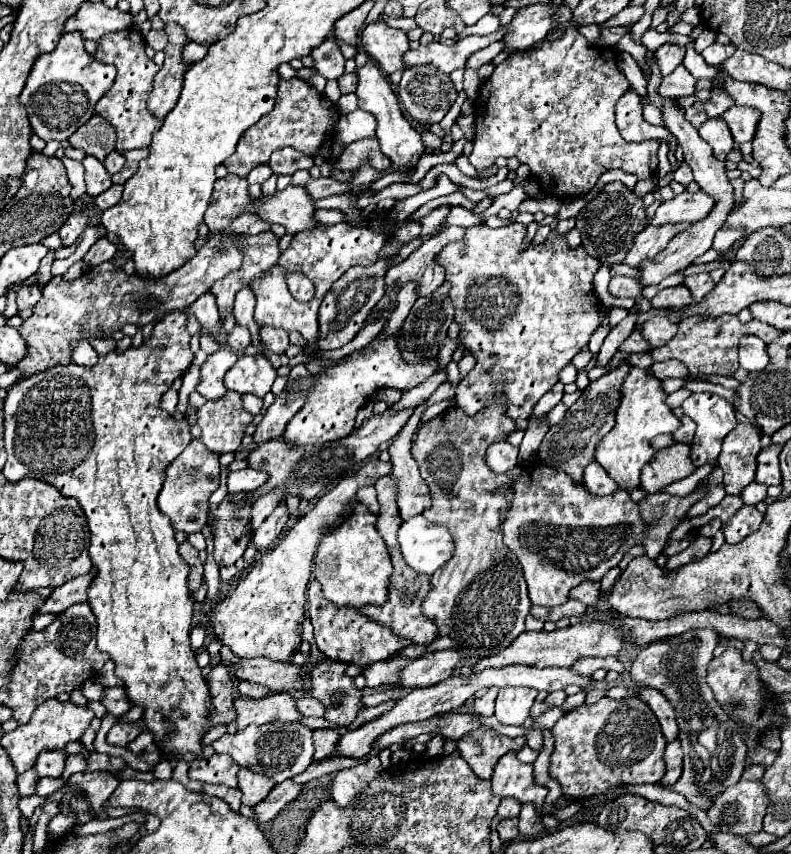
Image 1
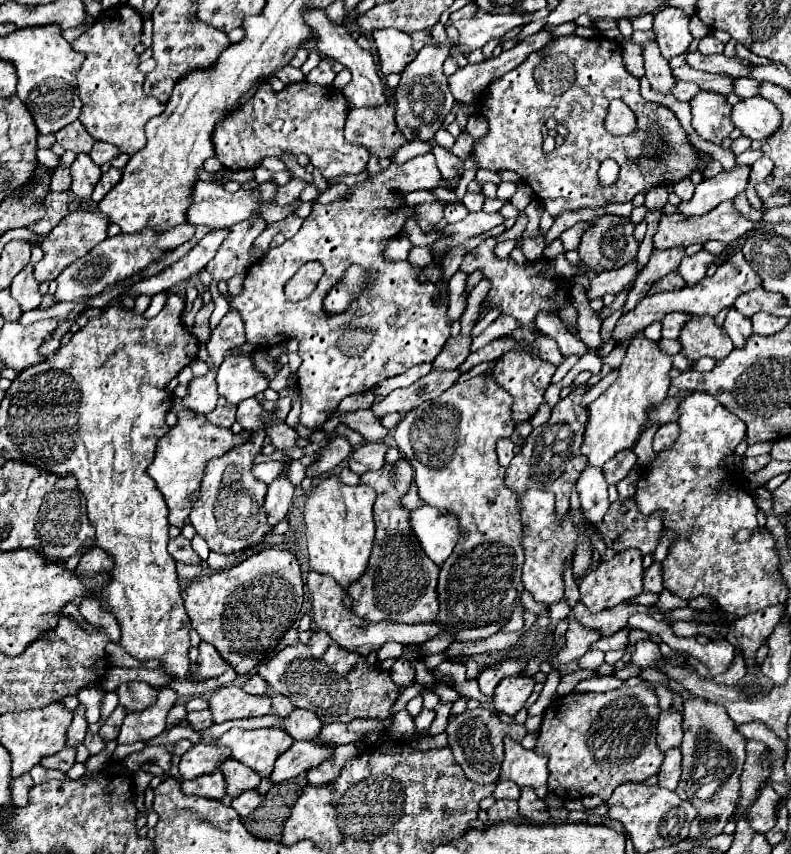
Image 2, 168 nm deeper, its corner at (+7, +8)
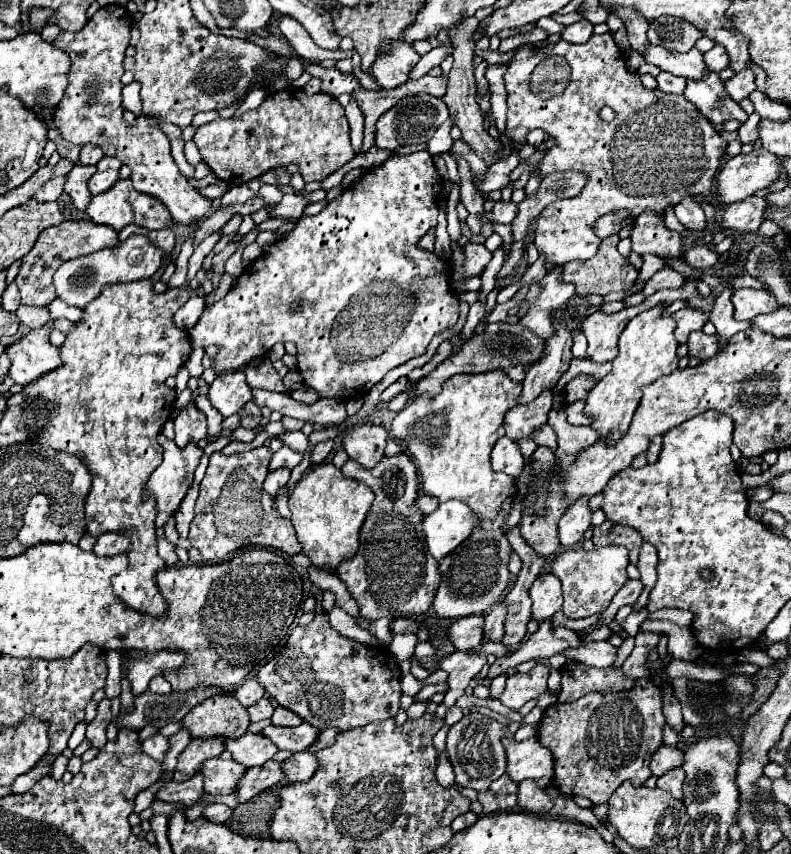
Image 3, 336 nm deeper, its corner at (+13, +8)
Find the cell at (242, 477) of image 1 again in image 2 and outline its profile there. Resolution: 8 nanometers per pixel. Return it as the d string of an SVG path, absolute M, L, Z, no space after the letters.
M272 460L272 462L256 464L256 466L252 468L252 474L254 474L258 480L270 484L274 478L278 478L278 476L284 472L284 468L286 468L286 462L274 462L274 460Z

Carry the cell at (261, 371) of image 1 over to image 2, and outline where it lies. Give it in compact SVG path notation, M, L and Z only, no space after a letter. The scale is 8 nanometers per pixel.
M230 354L222 362L216 374L216 382L218 394L224 396L234 406L238 406L246 398L258 396L268 388L268 380L254 370L250 356L242 354Z

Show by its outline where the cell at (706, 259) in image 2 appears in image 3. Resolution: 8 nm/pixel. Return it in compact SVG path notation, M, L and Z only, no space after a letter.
M694 246L694 248L690 248L690 250L684 254L684 260L686 260L690 266L694 266L694 268L708 268L708 266L716 264L718 256L716 256L716 252L714 252L712 248L708 248L708 246Z

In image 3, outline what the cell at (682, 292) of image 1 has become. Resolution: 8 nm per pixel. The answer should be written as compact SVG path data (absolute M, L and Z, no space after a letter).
M666 268L666 270L656 272L656 274L644 284L642 294L644 294L644 296L652 296L654 292L658 292L658 290L662 290L662 288L678 288L678 286L682 286L682 282L684 282L684 276L682 276L682 274L678 274L678 272L672 270L672 268Z

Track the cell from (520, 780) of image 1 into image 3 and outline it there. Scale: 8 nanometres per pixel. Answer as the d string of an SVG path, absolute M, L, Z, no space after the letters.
M528 738L522 742L516 740L508 740L504 742L504 750L506 750L506 774L520 784L522 780L530 778L534 780L540 788L548 788L550 780L552 780L552 754L550 750L546 750L538 738Z

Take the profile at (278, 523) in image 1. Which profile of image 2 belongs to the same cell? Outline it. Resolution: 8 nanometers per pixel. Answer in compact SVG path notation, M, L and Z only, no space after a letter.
M288 476L276 478L272 484L268 484L268 494L266 494L264 508L268 512L268 522L270 524L278 524L288 514L292 494L294 494L294 486L290 484Z

